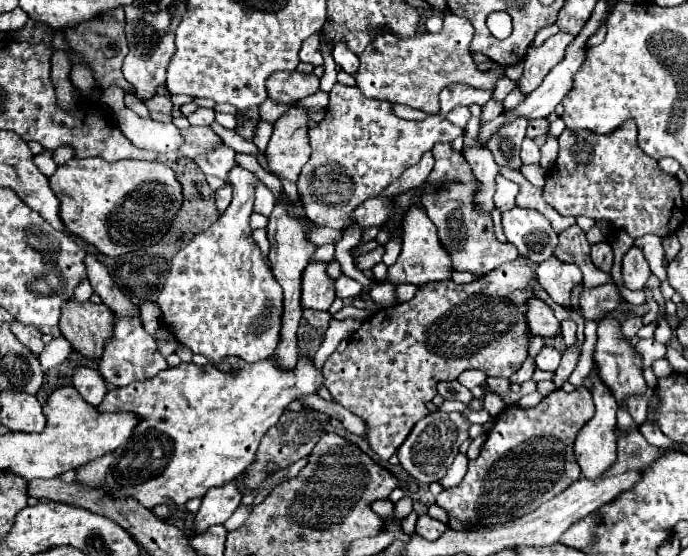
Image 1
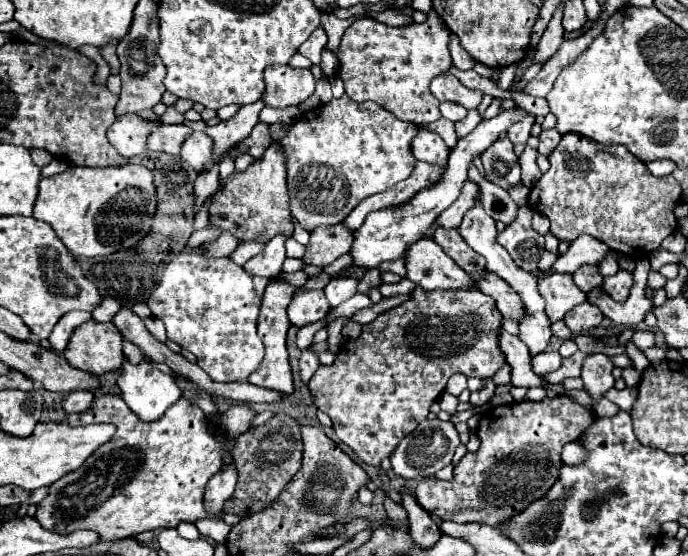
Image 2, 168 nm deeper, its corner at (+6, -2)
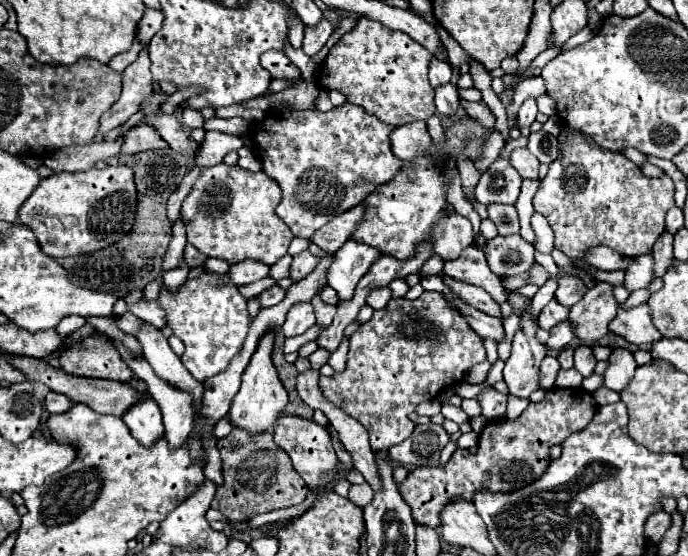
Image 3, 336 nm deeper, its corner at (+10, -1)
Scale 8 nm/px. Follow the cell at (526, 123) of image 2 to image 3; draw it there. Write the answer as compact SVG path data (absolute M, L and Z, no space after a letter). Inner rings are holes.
M527 98L523 102L523 106L519 108L519 114L517 114L519 128L521 126L531 126L535 122L535 116L537 116L537 102L535 102L535 98Z

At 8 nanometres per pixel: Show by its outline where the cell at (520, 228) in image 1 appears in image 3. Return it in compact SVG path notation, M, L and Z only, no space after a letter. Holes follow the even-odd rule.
M519 234L495 236L485 246L485 258L493 274L499 278L523 274L533 266L533 246Z

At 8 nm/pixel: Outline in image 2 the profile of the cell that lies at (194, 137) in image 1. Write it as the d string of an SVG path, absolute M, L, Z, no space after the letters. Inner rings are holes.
M161 125L155 133L149 135L147 145L151 151L163 151L169 155L179 155L181 145L185 143L185 137L189 137L189 133L193 133L193 131L185 125Z

